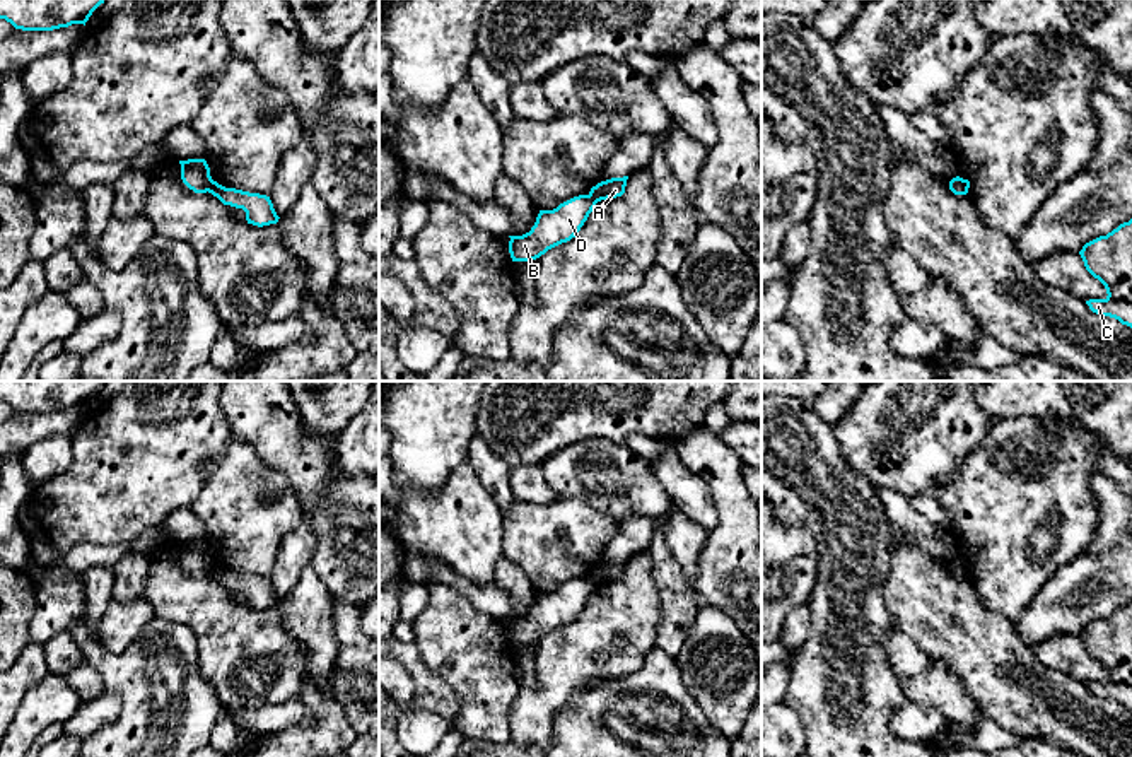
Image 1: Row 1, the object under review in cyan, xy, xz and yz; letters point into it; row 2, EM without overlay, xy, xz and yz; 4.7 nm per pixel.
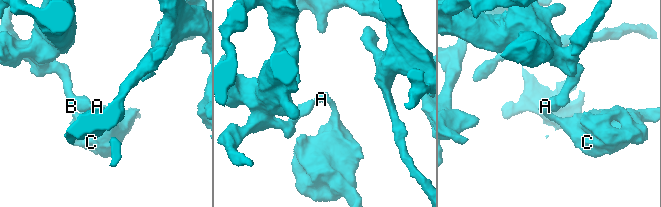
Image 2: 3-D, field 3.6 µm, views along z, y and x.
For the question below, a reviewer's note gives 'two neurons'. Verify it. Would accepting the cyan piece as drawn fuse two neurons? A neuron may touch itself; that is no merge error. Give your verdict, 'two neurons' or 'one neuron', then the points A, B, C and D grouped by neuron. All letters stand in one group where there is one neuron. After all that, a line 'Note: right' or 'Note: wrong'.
two neurons; A C / B D
Note: right

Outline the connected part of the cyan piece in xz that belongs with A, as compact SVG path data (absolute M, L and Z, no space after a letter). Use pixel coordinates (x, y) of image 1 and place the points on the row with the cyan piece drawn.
M628 176L611 178L591 188L589 197L598 203L601 200L616 198L625 193Z

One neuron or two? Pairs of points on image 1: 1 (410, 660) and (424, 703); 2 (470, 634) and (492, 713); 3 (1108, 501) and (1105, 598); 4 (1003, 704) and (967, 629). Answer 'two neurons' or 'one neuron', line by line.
1: one neuron
2: one neuron
3: one neuron
4: one neuron

